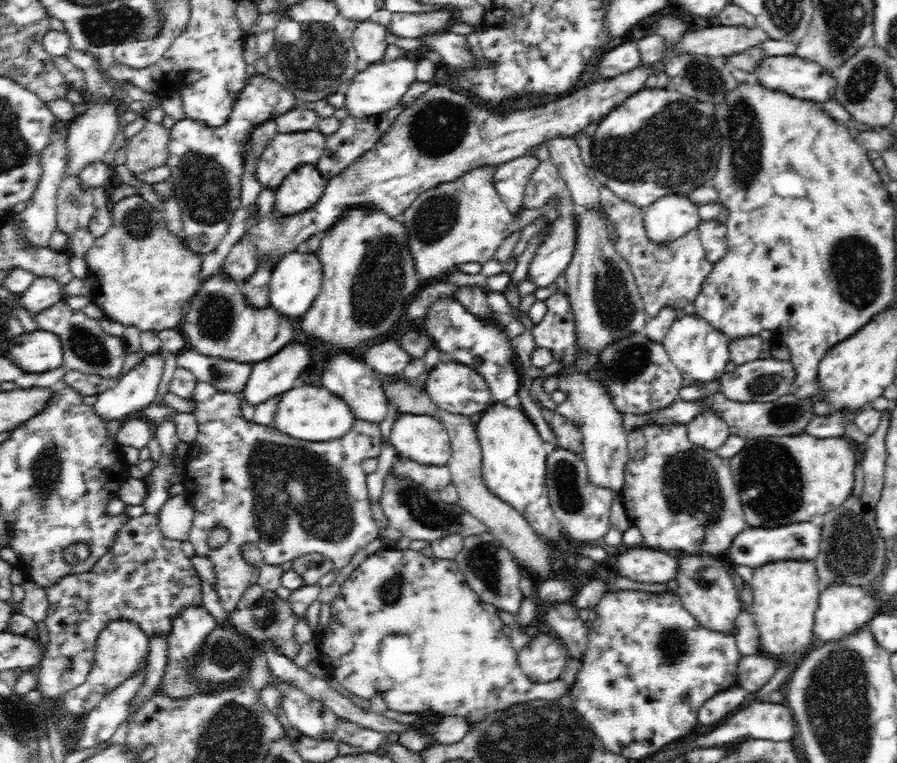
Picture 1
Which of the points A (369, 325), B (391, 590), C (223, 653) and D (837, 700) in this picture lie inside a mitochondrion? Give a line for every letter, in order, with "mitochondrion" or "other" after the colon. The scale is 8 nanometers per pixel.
A: mitochondrion
B: mitochondrion
C: mitochondrion
D: mitochondrion

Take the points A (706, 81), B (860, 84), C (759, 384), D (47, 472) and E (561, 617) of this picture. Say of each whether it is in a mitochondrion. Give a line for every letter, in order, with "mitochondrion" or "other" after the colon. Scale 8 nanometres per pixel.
A: mitochondrion
B: mitochondrion
C: mitochondrion
D: mitochondrion
E: other

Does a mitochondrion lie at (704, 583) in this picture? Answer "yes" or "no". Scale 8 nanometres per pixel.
no

